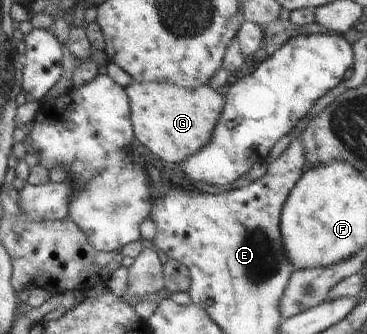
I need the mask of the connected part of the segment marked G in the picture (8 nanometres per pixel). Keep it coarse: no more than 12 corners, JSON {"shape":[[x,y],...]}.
{"shape":[[131,81],[134,137],[173,164],[211,140],[224,91]]}

